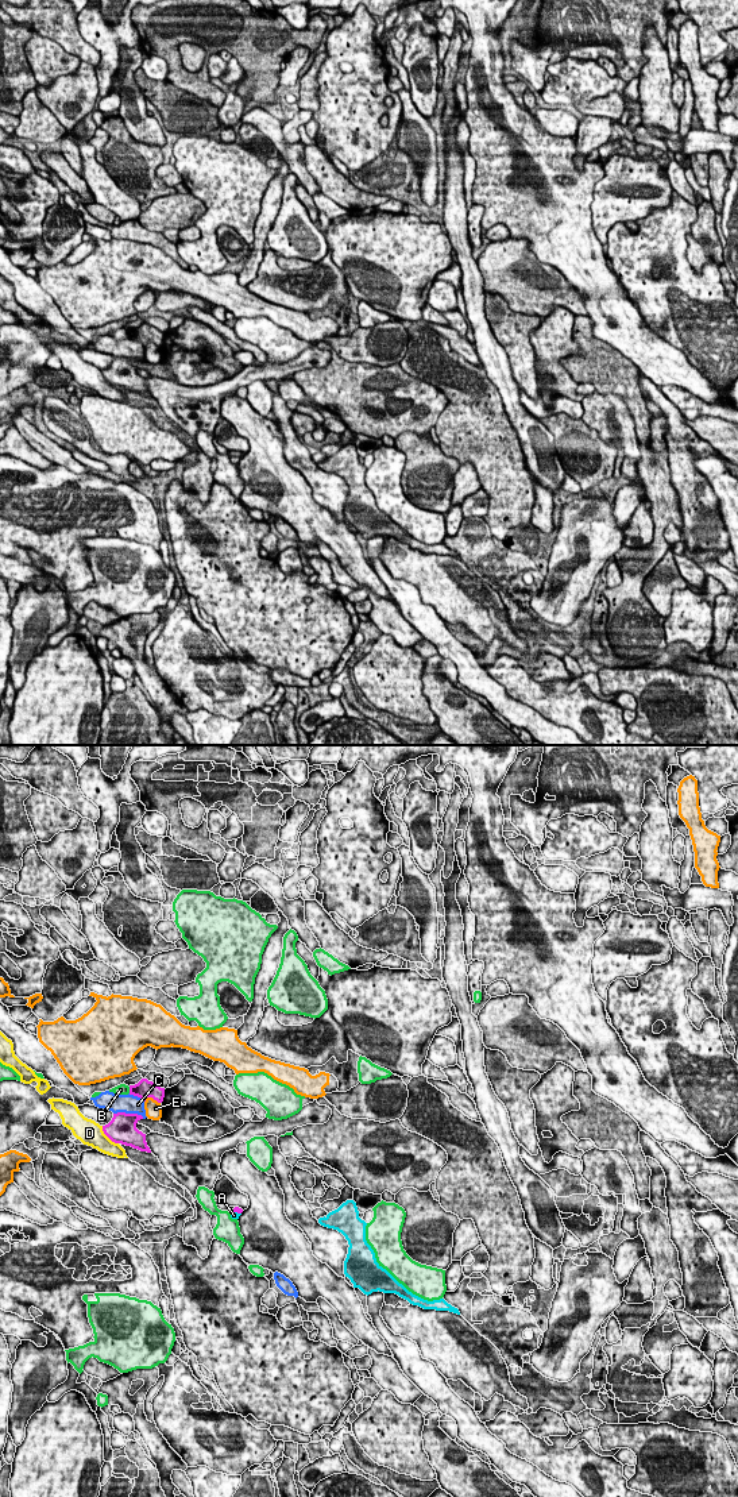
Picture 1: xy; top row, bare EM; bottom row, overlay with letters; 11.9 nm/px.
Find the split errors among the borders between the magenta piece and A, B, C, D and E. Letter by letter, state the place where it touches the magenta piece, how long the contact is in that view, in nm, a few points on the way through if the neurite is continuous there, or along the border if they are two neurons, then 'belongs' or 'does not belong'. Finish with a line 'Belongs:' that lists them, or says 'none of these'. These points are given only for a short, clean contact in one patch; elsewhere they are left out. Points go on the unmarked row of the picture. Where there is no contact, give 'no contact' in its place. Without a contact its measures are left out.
A: xy (238, 456) | 100 nm | along xy (234, 455), (240, 458) | does not belong
B: xy (130, 334) | 80 nm | does not belong
C: xy (128, 358) | 380 nm | does not belong
D: xy (108, 381) | 300 nm | does not belong
E: xy (153, 342) | 200 nm | does not belong
Belongs: none of these

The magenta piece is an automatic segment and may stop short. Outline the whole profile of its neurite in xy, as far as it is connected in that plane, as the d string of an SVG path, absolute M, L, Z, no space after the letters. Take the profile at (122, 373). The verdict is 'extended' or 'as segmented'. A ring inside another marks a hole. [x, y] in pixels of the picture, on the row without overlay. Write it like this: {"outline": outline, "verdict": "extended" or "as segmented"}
{"outline": "M117 356L113 358L108 369L103 370L103 375L115 387L151 397L146 386L146 378L136 373L136 367L140 363L143 363L143 360L138 358Z", "verdict": "as segmented"}

